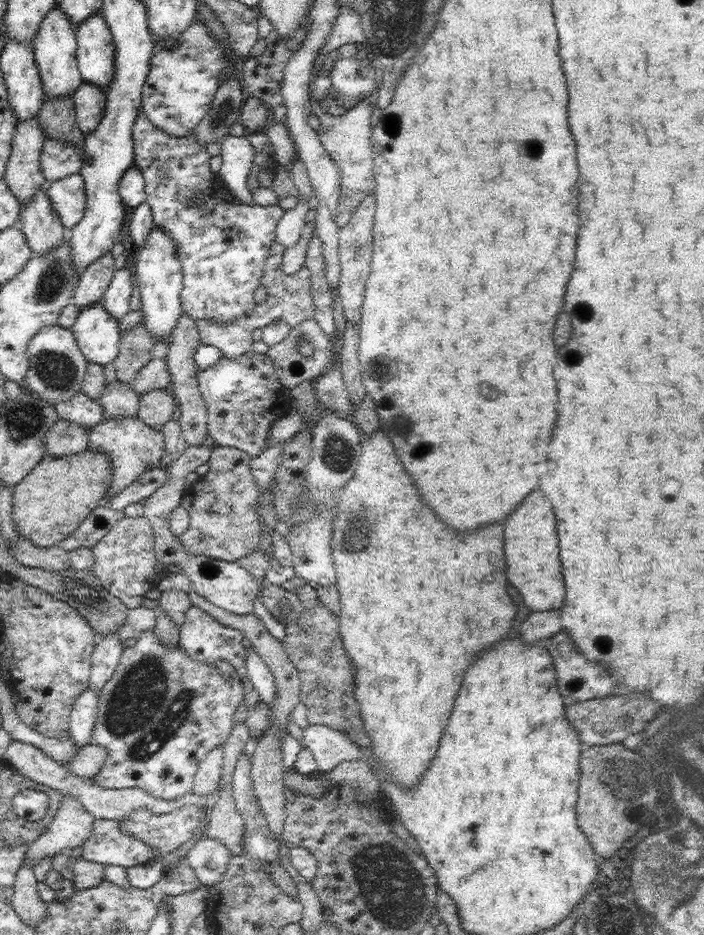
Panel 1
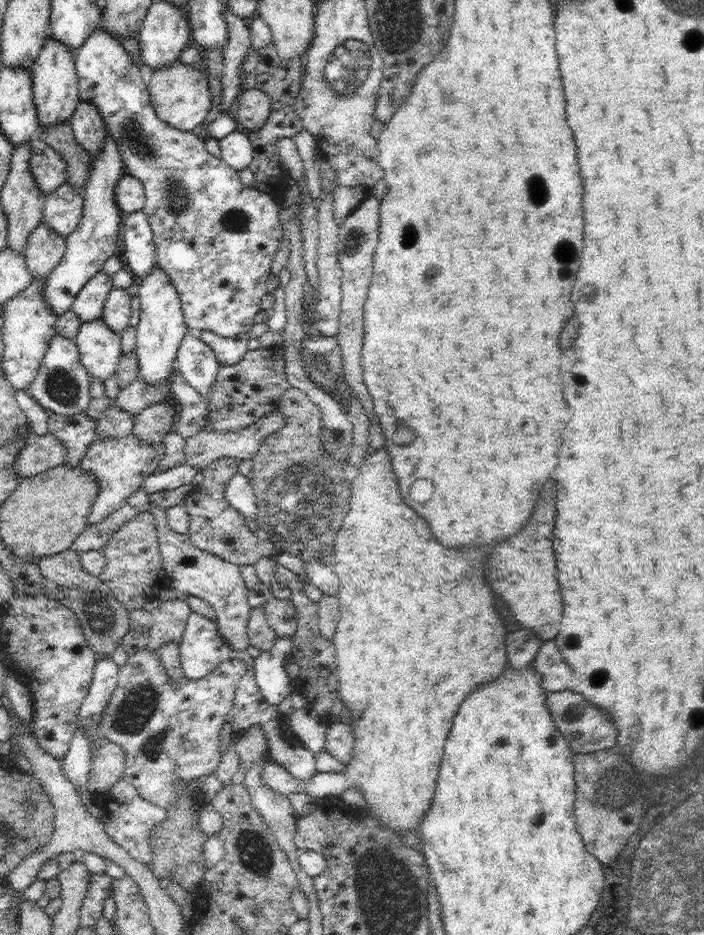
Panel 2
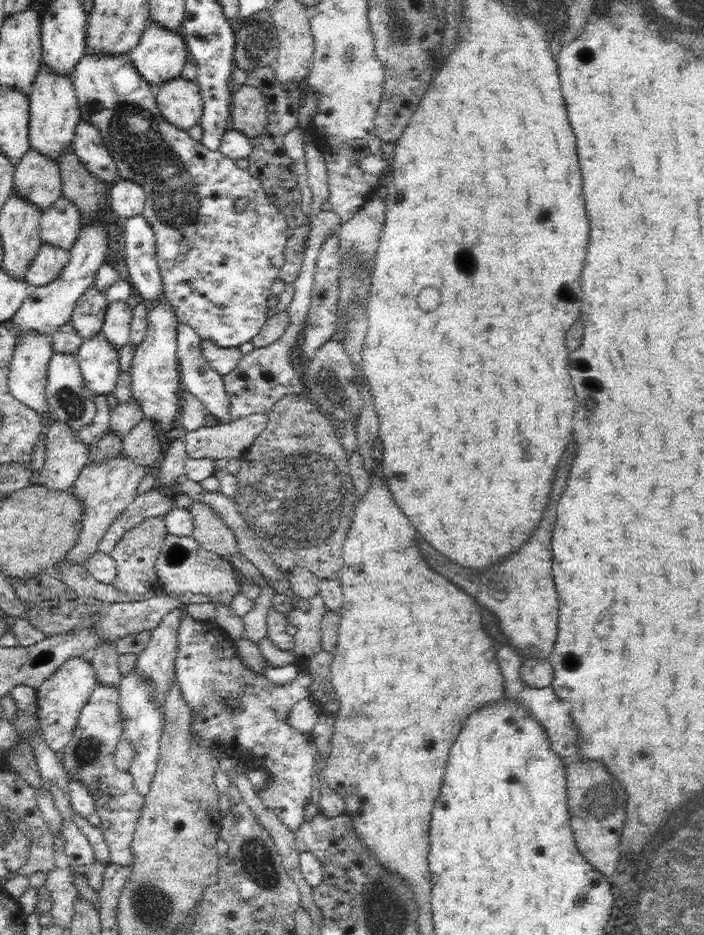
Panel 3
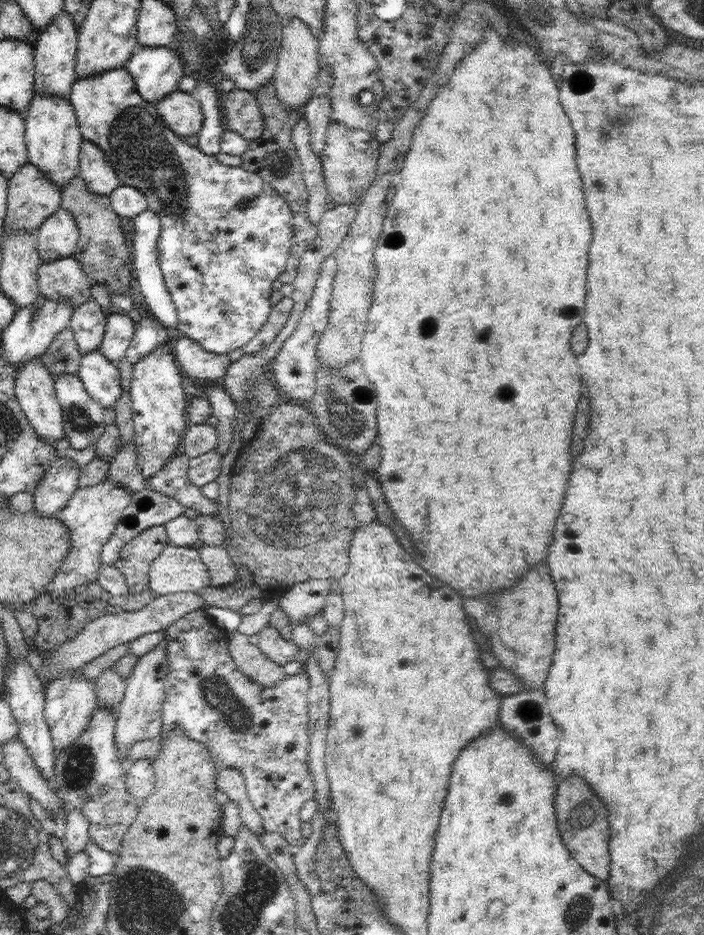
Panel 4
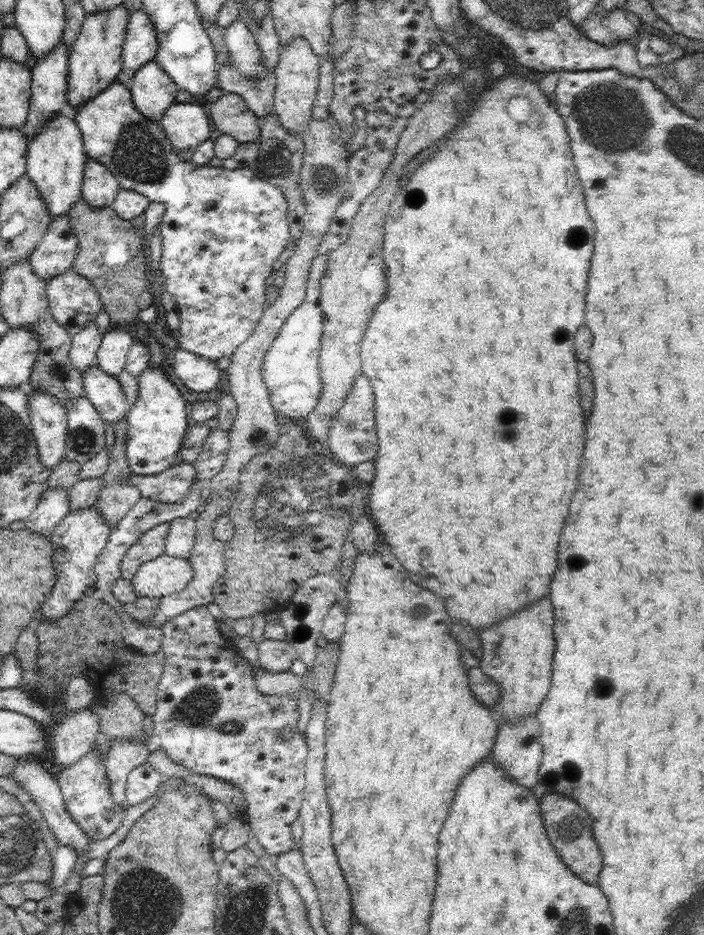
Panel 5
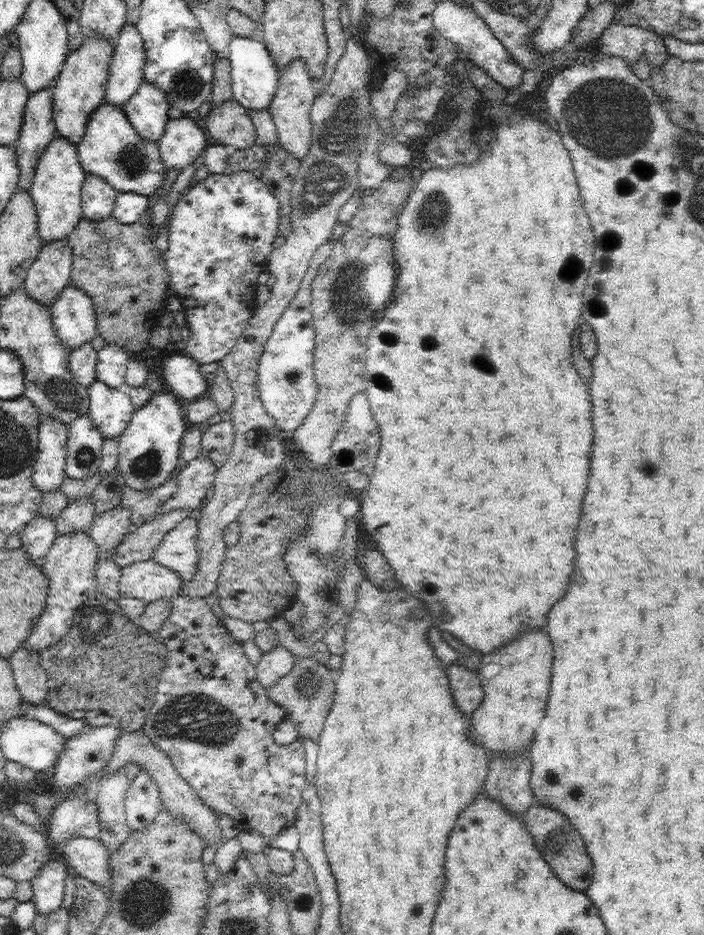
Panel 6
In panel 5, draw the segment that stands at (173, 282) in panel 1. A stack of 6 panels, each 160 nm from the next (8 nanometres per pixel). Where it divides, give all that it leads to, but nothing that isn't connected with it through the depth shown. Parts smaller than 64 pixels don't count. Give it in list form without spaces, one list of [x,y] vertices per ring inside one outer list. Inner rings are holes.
[[[146,367],[138,379],[138,399],[127,420],[126,452],[133,473],[150,476],[164,472],[179,461],[186,430],[191,425],[189,404],[160,368]]]

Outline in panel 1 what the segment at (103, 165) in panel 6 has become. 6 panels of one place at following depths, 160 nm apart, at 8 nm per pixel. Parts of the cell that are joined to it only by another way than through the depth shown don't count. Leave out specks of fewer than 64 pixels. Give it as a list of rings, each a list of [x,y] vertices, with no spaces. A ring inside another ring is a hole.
[[[101,11],[76,26],[77,67],[83,81],[107,91],[115,75],[116,45]],[[141,109],[137,112],[136,120],[134,121],[134,126],[132,127],[132,140],[134,143],[134,166],[138,171],[143,174],[145,182],[145,201],[150,205],[153,221],[155,226],[164,232],[169,234],[172,238],[173,243],[176,245],[176,252],[179,261],[181,262],[181,267],[183,270],[183,287],[181,290],[181,301],[183,304],[183,312],[188,314],[190,318],[193,318],[196,322],[207,318],[212,322],[220,325],[228,325],[235,320],[238,320],[243,314],[248,311],[252,311],[257,305],[254,293],[256,289],[261,284],[261,278],[265,271],[265,263],[267,257],[270,255],[270,249],[273,243],[276,241],[275,230],[279,220],[285,213],[285,210],[279,205],[268,205],[262,206],[257,203],[246,204],[244,201],[237,199],[229,190],[224,190],[224,184],[222,179],[217,173],[212,172],[210,168],[211,156],[206,151],[206,147],[197,143],[192,136],[188,137],[173,137],[167,132],[160,130],[155,124],[152,124],[151,120],[144,114]]]

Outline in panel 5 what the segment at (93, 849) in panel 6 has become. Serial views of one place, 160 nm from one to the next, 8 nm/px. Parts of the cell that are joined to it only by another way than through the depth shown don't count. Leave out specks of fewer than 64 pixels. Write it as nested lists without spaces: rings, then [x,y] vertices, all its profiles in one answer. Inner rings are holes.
[[[16,758],[17,765],[11,774],[12,778],[19,784],[24,791],[31,794],[32,801],[41,811],[42,819],[46,820],[49,828],[54,832],[59,844],[67,844],[74,847],[77,854],[82,854],[88,848],[92,840],[80,828],[80,825],[67,813],[66,805],[61,793],[61,788],[57,778],[52,771],[46,771],[40,764],[40,760]]]

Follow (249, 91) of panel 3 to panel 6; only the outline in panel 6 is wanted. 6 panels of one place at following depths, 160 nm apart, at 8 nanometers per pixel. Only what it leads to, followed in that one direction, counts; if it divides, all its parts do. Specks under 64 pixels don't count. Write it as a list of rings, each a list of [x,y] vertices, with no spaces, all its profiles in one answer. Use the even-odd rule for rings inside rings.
[[[233,98],[212,107],[205,121],[210,136],[227,148],[235,146],[238,150],[246,150],[258,142],[251,116]]]

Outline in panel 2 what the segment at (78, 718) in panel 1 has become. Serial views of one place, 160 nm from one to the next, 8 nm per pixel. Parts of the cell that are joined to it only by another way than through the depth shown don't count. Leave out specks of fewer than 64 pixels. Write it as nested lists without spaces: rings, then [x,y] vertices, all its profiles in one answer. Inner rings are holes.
[[[77,723],[68,752],[61,760],[65,777],[77,786],[84,796],[89,796],[88,779],[92,764],[91,740]]]

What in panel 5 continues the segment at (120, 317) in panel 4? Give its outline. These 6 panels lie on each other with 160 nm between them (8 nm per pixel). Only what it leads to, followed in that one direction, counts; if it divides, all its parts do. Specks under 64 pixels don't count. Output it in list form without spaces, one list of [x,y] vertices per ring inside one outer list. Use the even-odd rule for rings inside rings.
[[[117,325],[111,326],[101,338],[101,345],[97,350],[100,369],[117,380],[125,370],[125,360],[133,342],[128,332],[117,329]]]

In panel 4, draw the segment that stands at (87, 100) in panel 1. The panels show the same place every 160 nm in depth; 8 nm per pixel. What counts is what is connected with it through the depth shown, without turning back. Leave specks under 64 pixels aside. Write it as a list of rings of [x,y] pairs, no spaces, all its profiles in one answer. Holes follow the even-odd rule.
[[[85,138],[81,144],[79,159],[79,174],[90,192],[109,195],[121,185],[105,152]]]

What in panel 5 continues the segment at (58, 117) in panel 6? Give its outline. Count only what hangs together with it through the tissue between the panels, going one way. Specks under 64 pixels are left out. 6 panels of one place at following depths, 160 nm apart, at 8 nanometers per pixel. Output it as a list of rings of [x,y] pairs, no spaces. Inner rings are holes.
[[[125,3],[112,10],[85,15],[76,43],[70,47],[68,59],[67,103],[78,108],[108,88],[121,73],[122,47],[126,40],[129,10]]]

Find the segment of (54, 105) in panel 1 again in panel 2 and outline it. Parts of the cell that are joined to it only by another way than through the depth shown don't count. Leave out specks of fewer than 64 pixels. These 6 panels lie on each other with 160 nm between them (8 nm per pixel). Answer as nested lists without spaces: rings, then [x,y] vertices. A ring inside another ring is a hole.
[[[70,120],[52,126],[40,126],[38,138],[64,159],[68,167],[67,182],[78,189],[84,188],[90,178],[93,157],[75,139]]]

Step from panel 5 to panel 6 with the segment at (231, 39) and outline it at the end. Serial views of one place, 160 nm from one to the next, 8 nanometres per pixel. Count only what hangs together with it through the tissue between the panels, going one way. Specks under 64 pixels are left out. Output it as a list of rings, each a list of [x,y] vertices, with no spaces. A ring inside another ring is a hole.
[[[235,35],[229,44],[228,59],[231,64],[233,100],[246,109],[268,109],[278,90],[280,70],[260,37],[250,39]]]

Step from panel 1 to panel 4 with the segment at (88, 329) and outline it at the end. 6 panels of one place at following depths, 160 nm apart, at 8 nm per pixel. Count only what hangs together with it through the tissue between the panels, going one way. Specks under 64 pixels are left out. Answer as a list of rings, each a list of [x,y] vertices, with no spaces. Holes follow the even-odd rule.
[[[97,349],[82,355],[78,374],[84,389],[99,406],[115,407],[123,390],[117,364]]]

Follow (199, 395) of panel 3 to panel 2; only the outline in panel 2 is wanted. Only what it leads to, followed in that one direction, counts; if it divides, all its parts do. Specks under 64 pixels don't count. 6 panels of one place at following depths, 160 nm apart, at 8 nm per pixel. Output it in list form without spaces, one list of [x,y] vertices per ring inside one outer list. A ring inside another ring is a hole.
[[[190,335],[181,342],[175,362],[188,384],[209,400],[210,390],[222,365],[212,348],[198,335]]]

